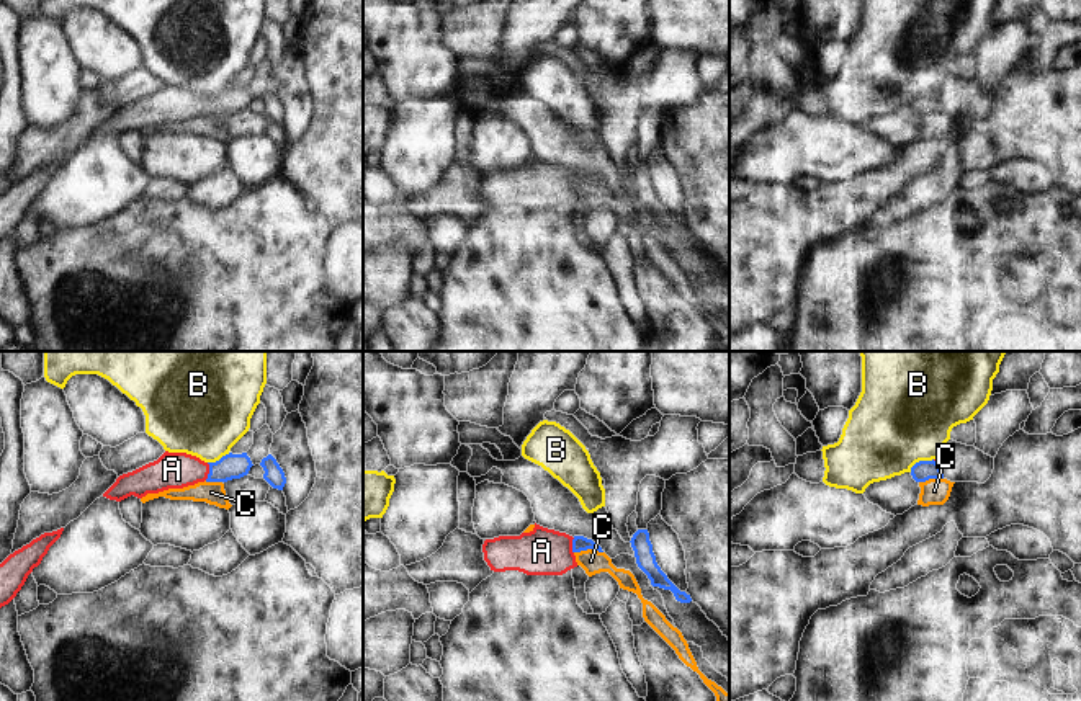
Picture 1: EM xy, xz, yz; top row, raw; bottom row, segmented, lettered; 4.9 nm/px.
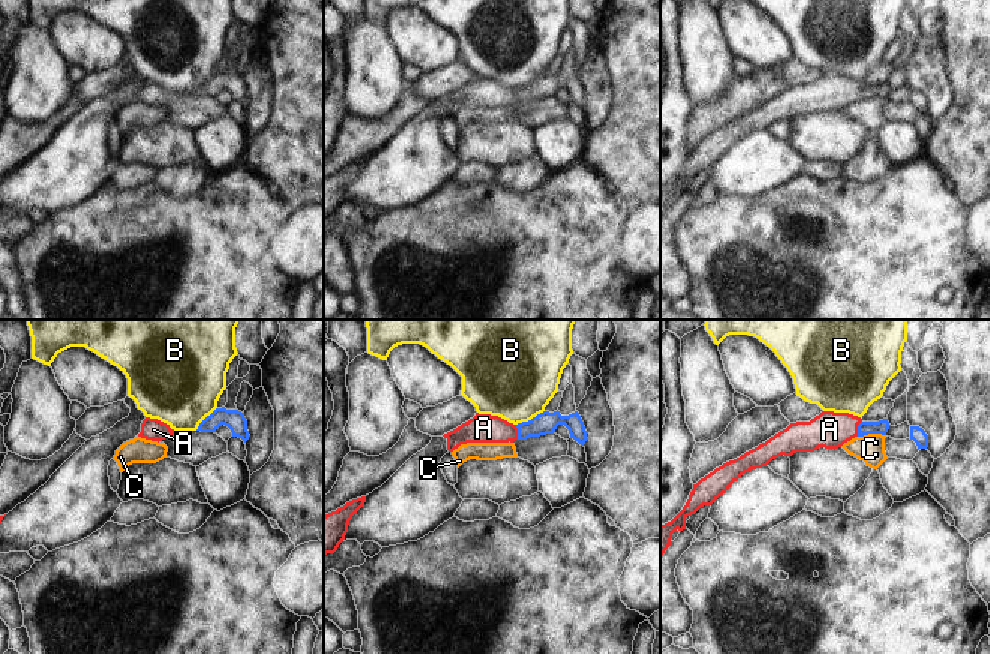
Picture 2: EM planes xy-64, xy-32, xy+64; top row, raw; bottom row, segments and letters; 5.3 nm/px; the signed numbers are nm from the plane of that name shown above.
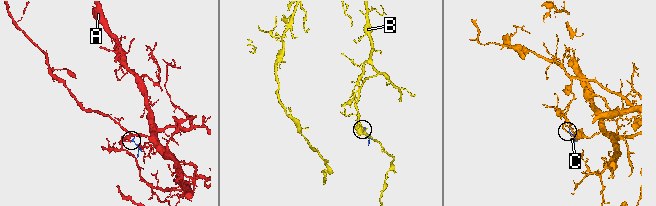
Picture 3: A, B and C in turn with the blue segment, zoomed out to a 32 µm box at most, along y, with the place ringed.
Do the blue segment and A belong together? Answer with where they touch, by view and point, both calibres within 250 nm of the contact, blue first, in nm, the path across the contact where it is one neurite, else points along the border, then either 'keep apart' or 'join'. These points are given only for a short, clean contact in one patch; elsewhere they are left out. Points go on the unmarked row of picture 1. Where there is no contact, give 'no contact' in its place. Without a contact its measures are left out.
contact xy (210, 105); calibres 130 and 180 nm; way xy (231, 100), (221, 105), (210, 105), (172, 103); join

